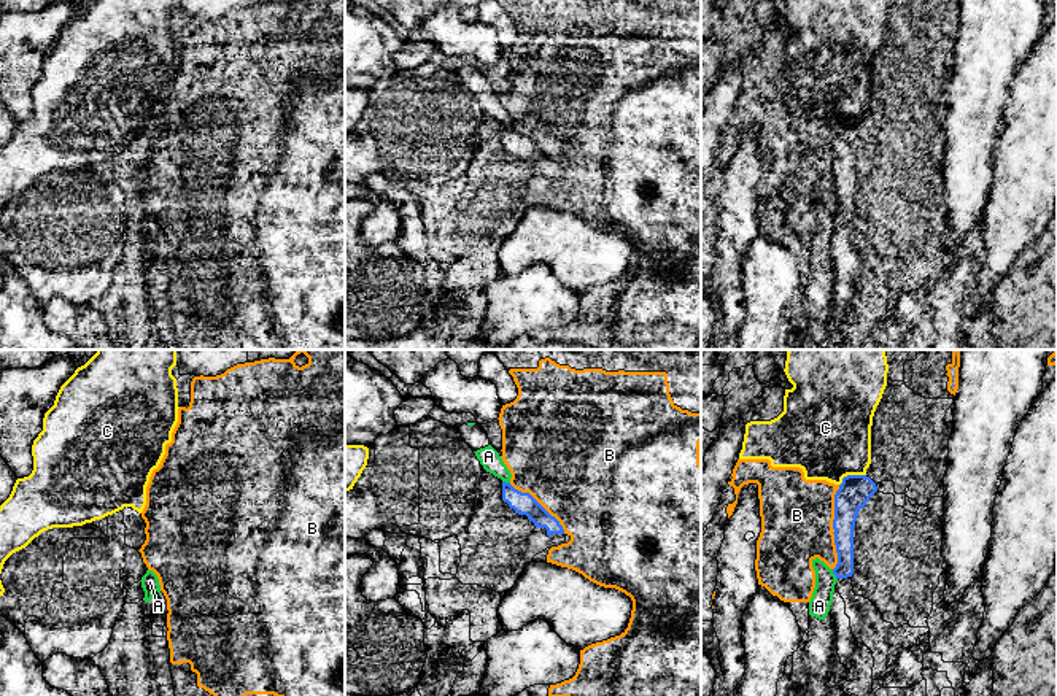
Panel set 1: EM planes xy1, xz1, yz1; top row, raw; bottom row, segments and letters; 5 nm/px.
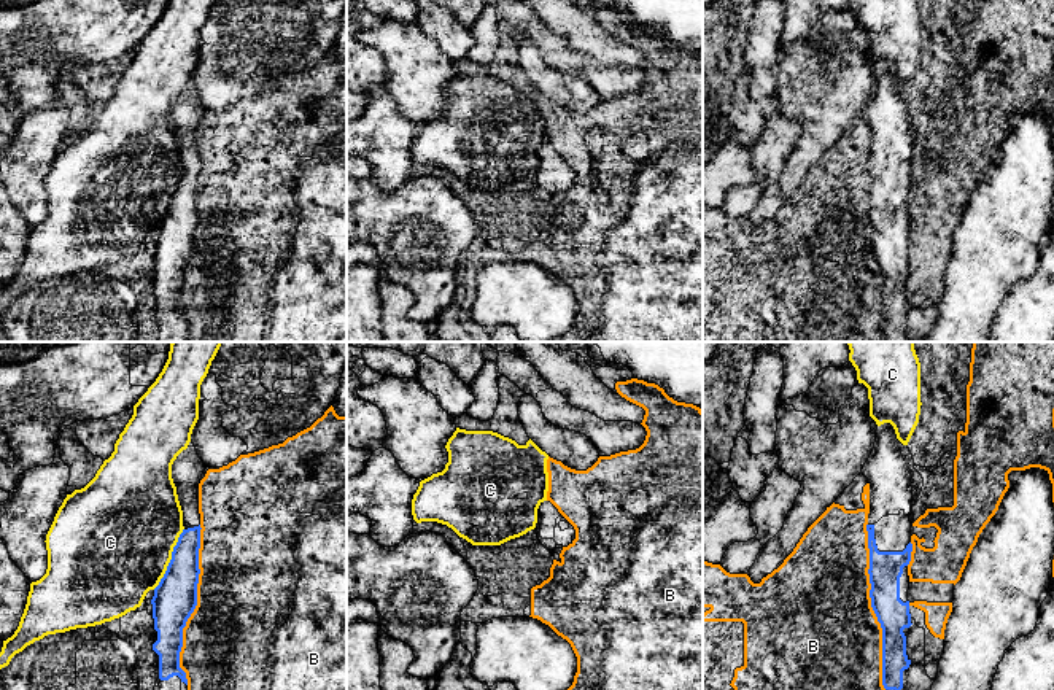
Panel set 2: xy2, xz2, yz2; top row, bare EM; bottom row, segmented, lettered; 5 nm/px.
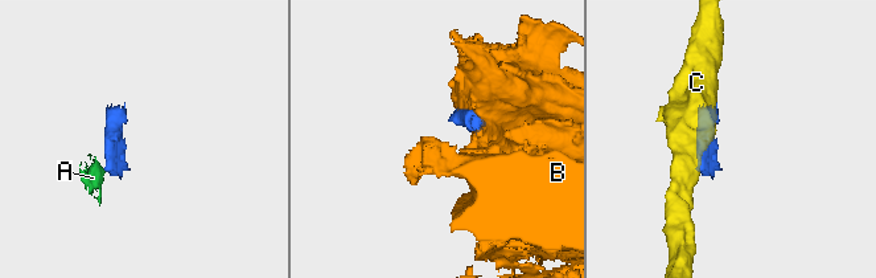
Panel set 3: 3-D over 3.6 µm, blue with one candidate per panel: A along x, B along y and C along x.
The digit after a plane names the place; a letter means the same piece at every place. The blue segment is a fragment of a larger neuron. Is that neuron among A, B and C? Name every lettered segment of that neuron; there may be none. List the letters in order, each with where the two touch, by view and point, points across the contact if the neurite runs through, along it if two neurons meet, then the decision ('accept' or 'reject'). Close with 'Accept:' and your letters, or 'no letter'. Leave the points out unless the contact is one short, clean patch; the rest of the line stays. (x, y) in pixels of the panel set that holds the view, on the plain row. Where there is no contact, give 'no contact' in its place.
A: meets blue in yz1 at (833, 216); border along yz1 (832, 213), (836, 223); reject
B: meets blue in yz2 at (871, 250); reject
C: meets blue in xy2 at (172, 202); reject
Accept: no letter

